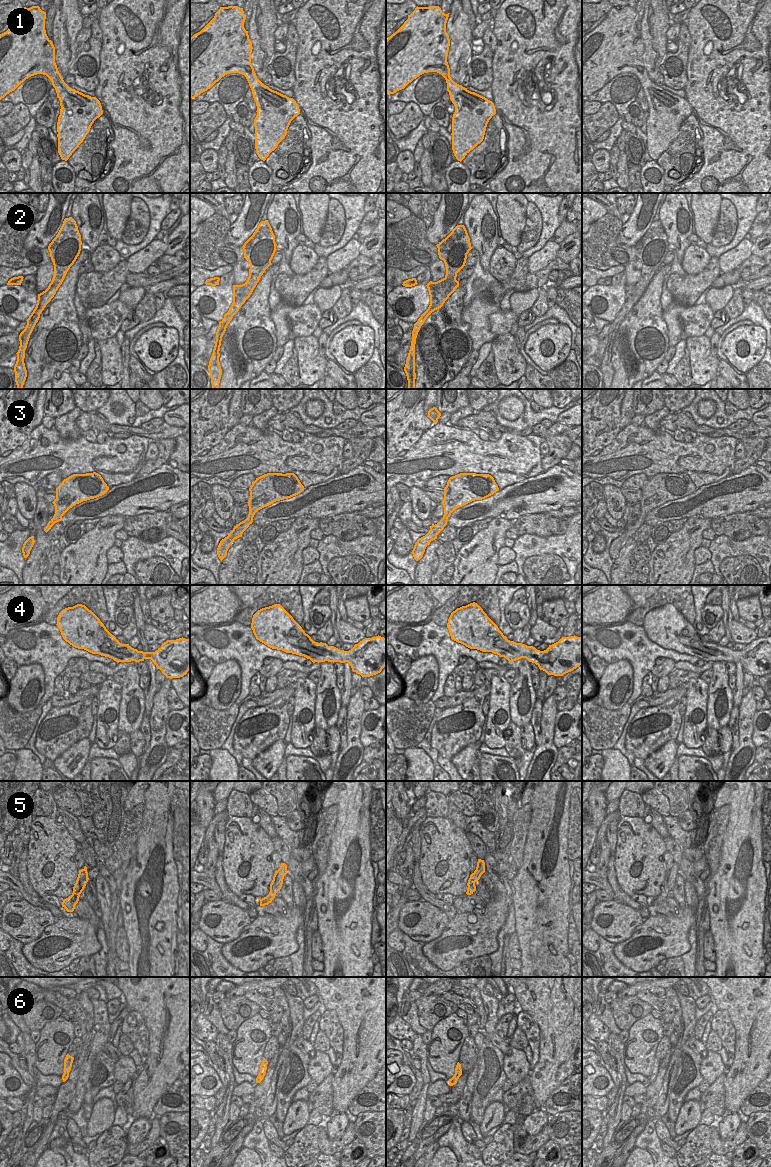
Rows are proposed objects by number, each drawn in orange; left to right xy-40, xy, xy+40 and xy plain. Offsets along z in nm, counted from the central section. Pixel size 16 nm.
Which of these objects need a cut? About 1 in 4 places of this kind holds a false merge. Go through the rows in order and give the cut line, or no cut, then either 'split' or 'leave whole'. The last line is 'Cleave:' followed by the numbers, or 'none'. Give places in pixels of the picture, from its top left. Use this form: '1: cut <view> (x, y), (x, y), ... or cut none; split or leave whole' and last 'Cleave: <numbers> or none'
1: cut none; leave whole
2: cut xy (245, 283), (243, 292), (238, 297), (233, 297); split
3: cut none; leave whole
4: cut none; leave whole
5: cut none; leave whole
6: cut none; leave whole
Cleave: 2

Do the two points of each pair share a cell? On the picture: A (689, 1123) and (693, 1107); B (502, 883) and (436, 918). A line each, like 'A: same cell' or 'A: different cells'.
A: same cell
B: different cells

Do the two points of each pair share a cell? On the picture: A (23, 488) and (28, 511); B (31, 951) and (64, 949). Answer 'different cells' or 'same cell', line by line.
A: same cell
B: same cell

